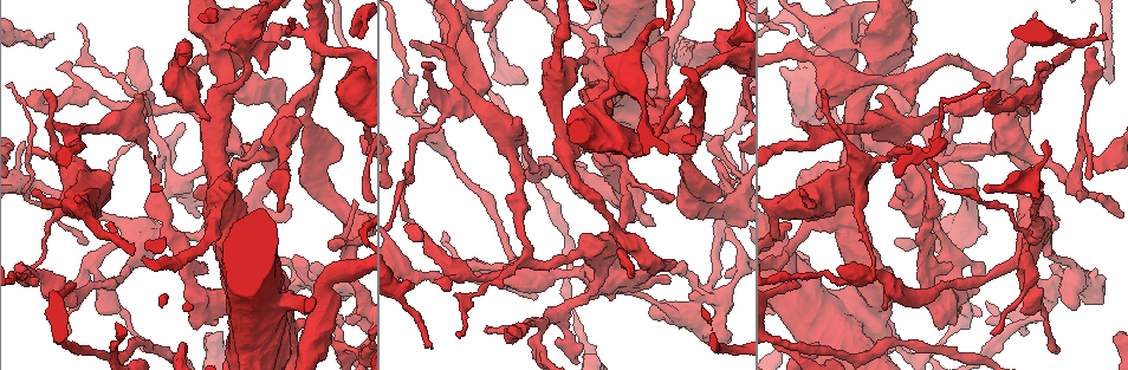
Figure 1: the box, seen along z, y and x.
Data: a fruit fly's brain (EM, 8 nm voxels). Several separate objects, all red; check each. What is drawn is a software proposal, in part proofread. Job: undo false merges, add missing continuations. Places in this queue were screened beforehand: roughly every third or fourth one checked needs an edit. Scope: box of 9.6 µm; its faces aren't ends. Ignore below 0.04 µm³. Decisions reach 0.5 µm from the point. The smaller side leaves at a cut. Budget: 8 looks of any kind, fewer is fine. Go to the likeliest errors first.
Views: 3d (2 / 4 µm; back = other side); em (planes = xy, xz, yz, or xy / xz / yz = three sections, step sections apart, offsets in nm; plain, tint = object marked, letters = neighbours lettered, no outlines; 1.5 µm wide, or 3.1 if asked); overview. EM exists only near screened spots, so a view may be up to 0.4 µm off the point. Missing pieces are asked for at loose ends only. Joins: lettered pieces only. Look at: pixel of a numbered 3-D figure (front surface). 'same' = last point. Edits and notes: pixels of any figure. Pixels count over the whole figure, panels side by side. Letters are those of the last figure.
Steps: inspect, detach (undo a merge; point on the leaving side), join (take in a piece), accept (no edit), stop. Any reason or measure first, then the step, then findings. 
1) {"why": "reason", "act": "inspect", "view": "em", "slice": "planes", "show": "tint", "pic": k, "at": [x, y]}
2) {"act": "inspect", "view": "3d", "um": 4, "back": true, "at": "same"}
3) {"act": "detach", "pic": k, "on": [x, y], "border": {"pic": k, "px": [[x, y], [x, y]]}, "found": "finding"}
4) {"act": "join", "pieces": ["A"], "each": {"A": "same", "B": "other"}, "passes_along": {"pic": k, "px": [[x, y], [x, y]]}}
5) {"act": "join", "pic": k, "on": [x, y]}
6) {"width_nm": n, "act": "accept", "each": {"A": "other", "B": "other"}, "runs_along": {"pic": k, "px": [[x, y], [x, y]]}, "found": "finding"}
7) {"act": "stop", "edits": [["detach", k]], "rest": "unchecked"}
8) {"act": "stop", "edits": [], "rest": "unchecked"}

{"why": "a fork", "act": "inspect", "view": "3d", "um": 2, "pic": 1, "at": [928, 355]}

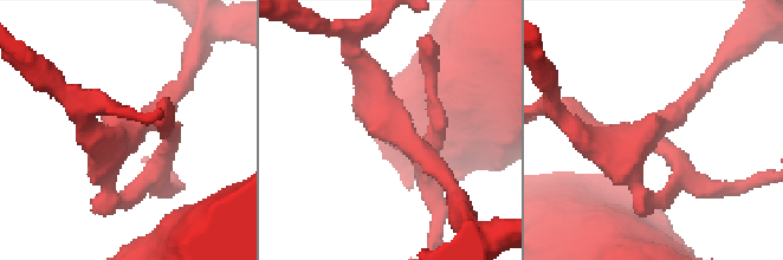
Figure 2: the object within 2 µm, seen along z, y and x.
{"why": "now the EM", "act": "inspect", "view": "em", "slice": "planes", "show": "letters", "pic": 2, "at": [147, 128]}

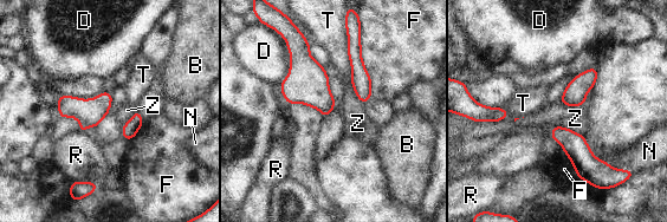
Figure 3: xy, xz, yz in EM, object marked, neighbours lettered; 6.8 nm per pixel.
{"width_nm": 120, "act": "accept", "each": {"B": "other", "D": "other", "F": "other", "N": "other", "R": "other", "T": "other", "Z": "other"}, "border": {"pic": 3, "px": [[559, 100], [570, 106], [584, 104]]}, "found": "one neuron here"}

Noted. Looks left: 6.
{"why": "an open end", "act": "inspect", "view": "3d", "um": 4, "pic": 1, "at": [537, 298]}

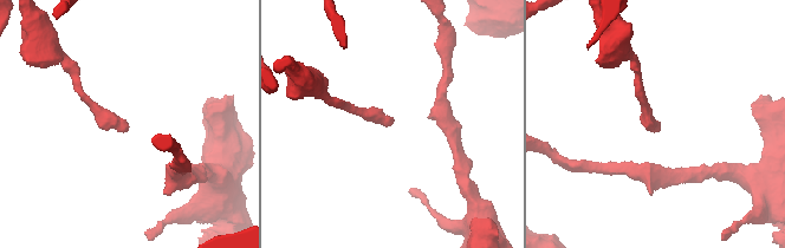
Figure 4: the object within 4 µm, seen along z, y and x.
{"why": "shape alone is not enough", "act": "inspect", "view": "em", "slice": "planes", "show": "letters", "pic": 4, "at": [122, 131]}

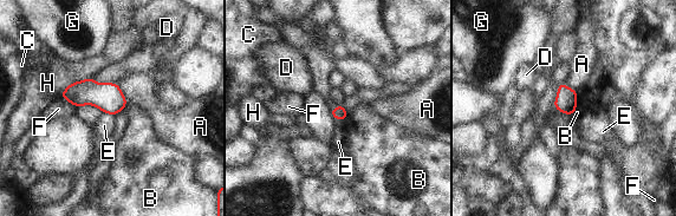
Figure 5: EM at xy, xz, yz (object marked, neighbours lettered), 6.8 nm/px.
{"width_nm": 90, "act": "accept", "each": {"A": "other", "B": "other", "C": "other", "D": "other", "E": "other", "F": "other", "G": "other", "H": "other"}, "border": {"pic": 5, "px": [[103, 111], [114, 116]]}, "found": "no lettered piece goes on from it"}

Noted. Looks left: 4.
{"why": "sudden change in width", "act": "inspect", "view": "3d", "um": 2, "pic": 1, "at": [408, 83]}

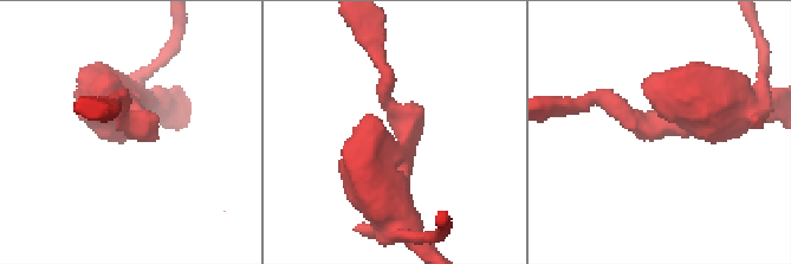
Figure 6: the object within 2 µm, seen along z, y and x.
{"arm_widths_nm": [170, 280], "why": "need the tissue", "act": "inspect", "view": "em", "slice": "planes", "show": "letters", "pic": 6, "at": [653, 115]}

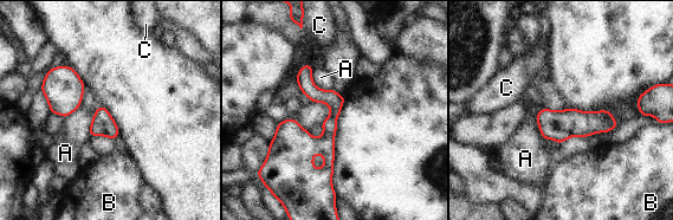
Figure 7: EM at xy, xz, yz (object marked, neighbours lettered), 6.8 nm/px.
{"width_nm": 110, "act": "accept", "each": {"A": "other", "B": "other", "C": "other"}, "runs_along": {"pic": 7, "px": [[306, 68], [306, 83], [332, 105], [329, 185]]}, "found": "one neuron here"}

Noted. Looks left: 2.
{"act": "stop", "edits": [], "rest": "unchecked"}

